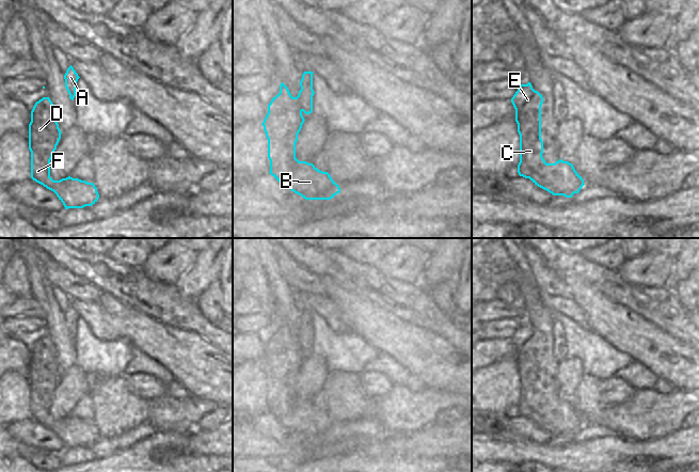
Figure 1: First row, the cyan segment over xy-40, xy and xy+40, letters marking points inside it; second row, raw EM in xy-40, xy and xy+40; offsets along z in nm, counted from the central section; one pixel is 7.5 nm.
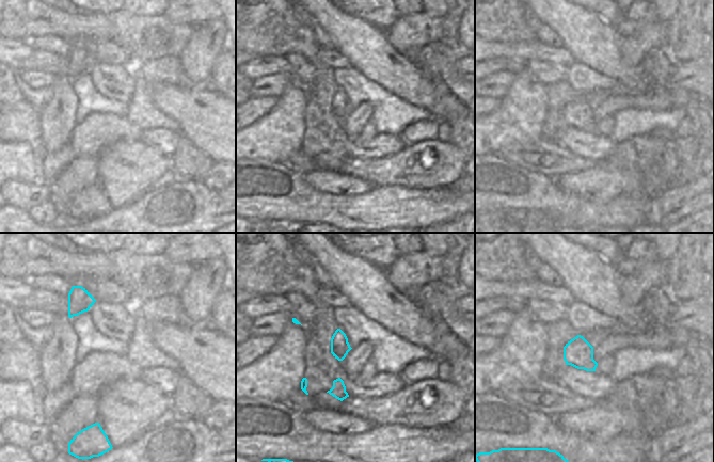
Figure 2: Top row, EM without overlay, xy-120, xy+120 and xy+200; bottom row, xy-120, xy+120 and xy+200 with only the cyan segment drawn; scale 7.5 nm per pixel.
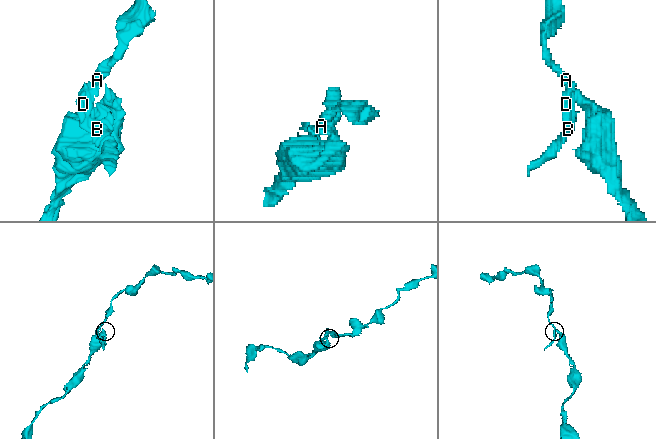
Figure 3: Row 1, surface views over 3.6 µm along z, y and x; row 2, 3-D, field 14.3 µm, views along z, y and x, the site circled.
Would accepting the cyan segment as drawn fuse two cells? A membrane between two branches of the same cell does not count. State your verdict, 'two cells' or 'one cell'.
two cells

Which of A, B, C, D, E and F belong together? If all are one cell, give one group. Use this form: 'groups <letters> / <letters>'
groups A / B C D E F

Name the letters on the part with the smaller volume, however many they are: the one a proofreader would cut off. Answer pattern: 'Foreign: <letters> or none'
Foreign: B, C, D, E, F

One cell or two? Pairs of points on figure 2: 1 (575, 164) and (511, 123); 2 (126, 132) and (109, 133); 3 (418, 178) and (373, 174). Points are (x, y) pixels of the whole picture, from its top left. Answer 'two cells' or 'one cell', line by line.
1: two cells
2: one cell
3: one cell

